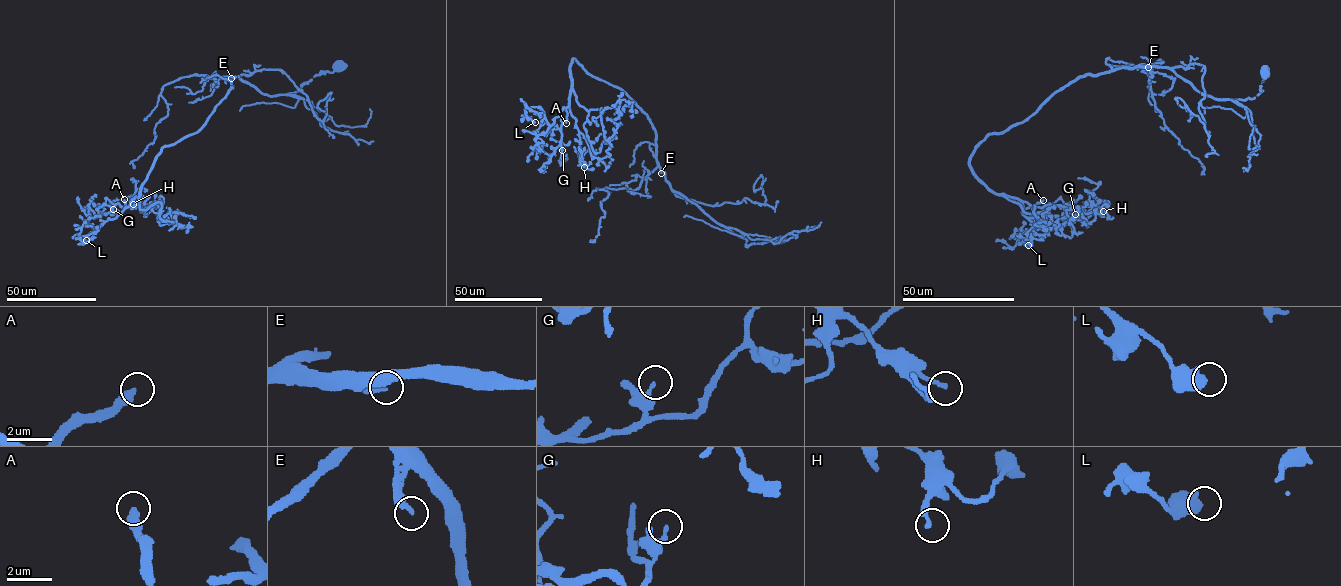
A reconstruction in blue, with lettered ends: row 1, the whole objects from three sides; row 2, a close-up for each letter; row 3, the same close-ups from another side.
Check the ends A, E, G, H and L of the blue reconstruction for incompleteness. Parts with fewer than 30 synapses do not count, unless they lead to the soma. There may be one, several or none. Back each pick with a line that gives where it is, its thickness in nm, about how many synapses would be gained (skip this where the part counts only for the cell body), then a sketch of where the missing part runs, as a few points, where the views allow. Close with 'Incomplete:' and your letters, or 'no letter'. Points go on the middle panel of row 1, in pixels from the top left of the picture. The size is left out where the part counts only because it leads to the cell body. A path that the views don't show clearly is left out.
A: at (566, 123); 380 nm thick; about 250 synapses; missing branch runs (566, 123), (565, 148), (557, 165), (574, 179), (578, 176), (573, 164), (574, 144)
E: at (661, 173); 280 nm thick; about 60 synapses; missing branch runs (661, 173), (668, 188), (708, 212), (743, 216), (757, 214), (757, 221), (763, 226)
Incomplete: A, E

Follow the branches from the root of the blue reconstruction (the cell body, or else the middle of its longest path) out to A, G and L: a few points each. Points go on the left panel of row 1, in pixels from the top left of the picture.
A: (340, 64), (286, 94), (231, 78), (203, 126), (164, 146), (139, 196), (126, 207), (124, 199)
G: (340, 64), (286, 94), (231, 78), (203, 126), (164, 146), (139, 196), (113, 209)
L: (340, 64), (286, 94), (231, 78), (203, 126), (164, 146), (139, 196), (78, 235), (86, 240)

